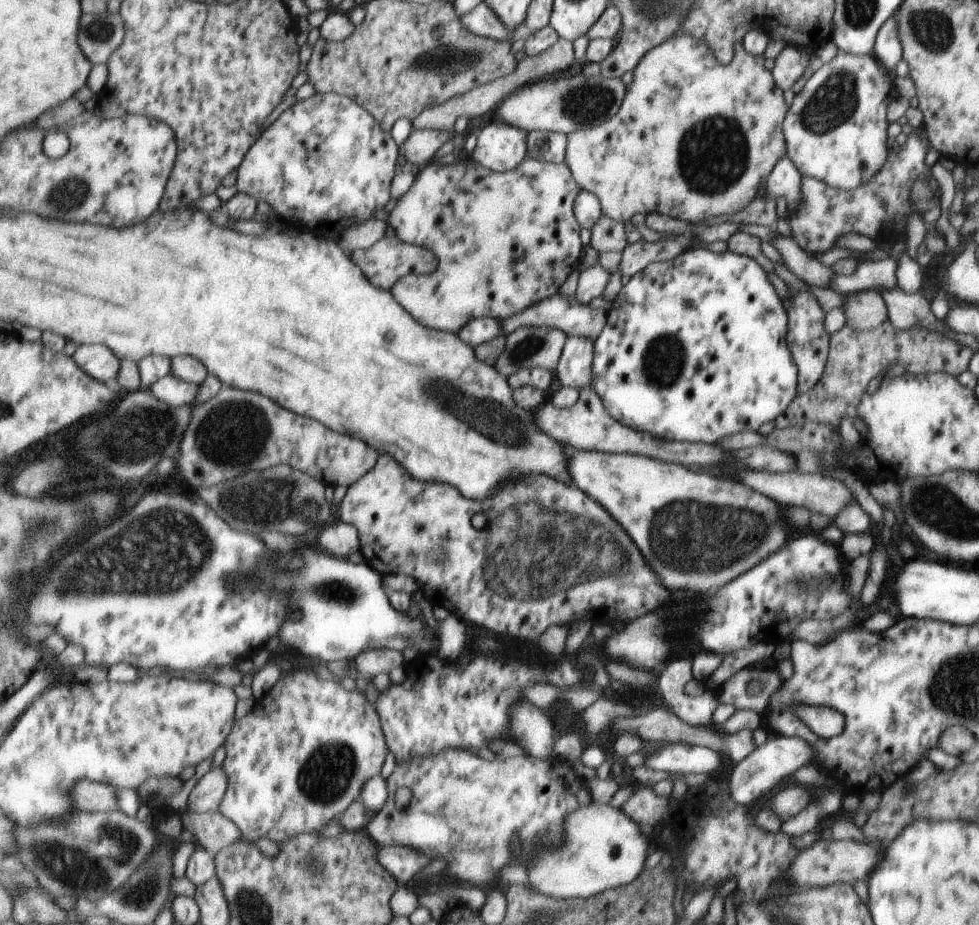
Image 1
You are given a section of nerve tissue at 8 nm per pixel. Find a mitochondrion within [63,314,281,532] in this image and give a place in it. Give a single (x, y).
(234, 433)

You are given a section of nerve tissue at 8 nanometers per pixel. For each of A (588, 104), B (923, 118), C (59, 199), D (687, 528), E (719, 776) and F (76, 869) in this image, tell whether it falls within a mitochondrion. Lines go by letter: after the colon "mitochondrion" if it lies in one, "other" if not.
A: mitochondrion
B: other
C: mitochondrion
D: mitochondrion
E: other
F: mitochondrion

